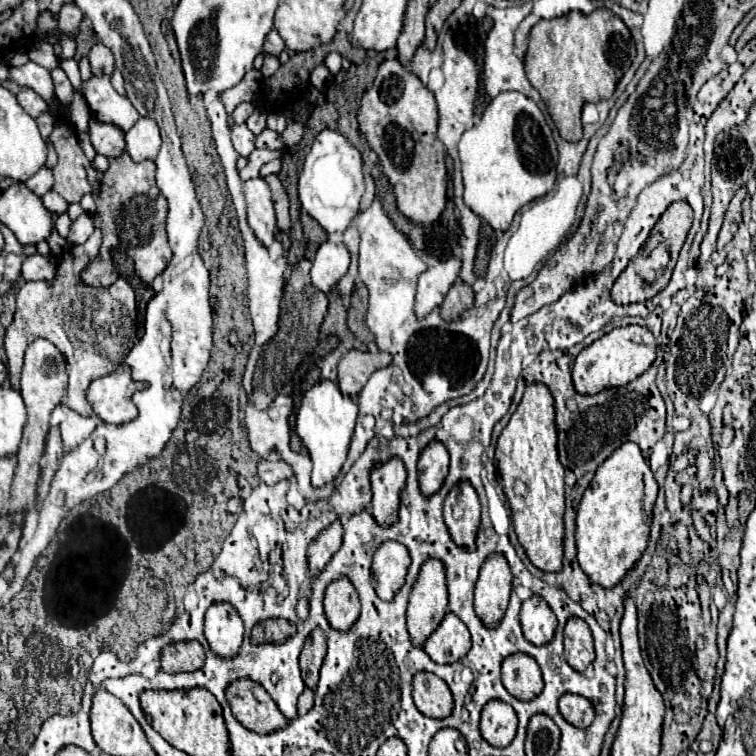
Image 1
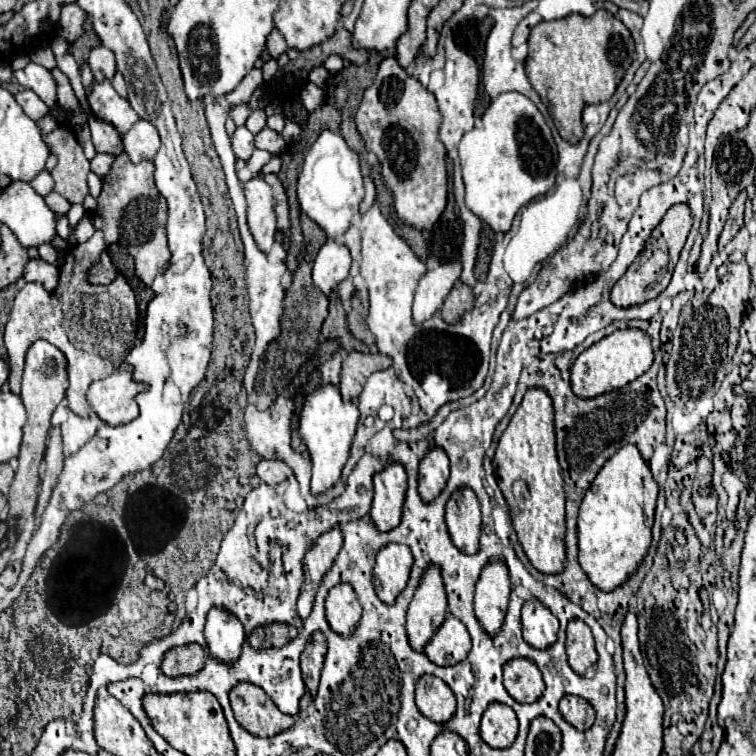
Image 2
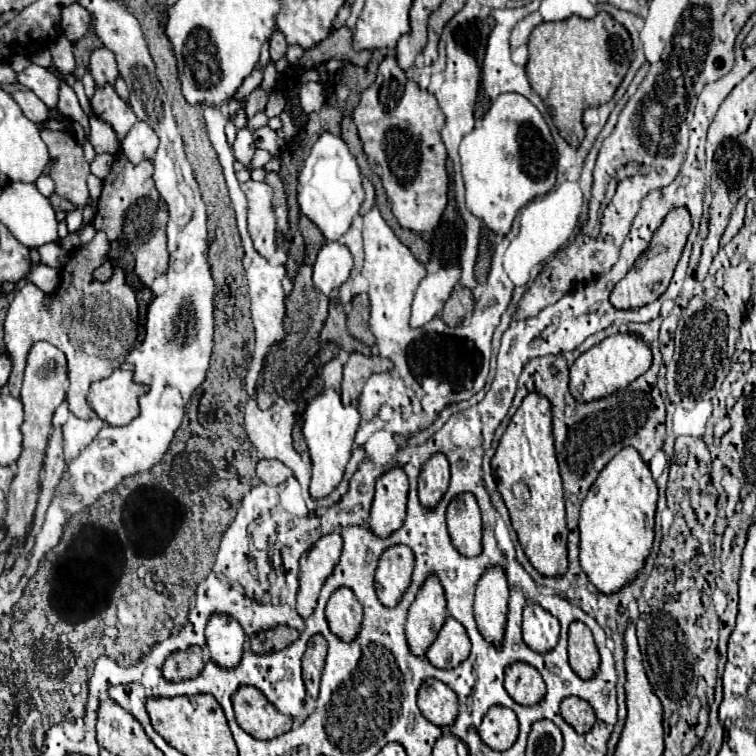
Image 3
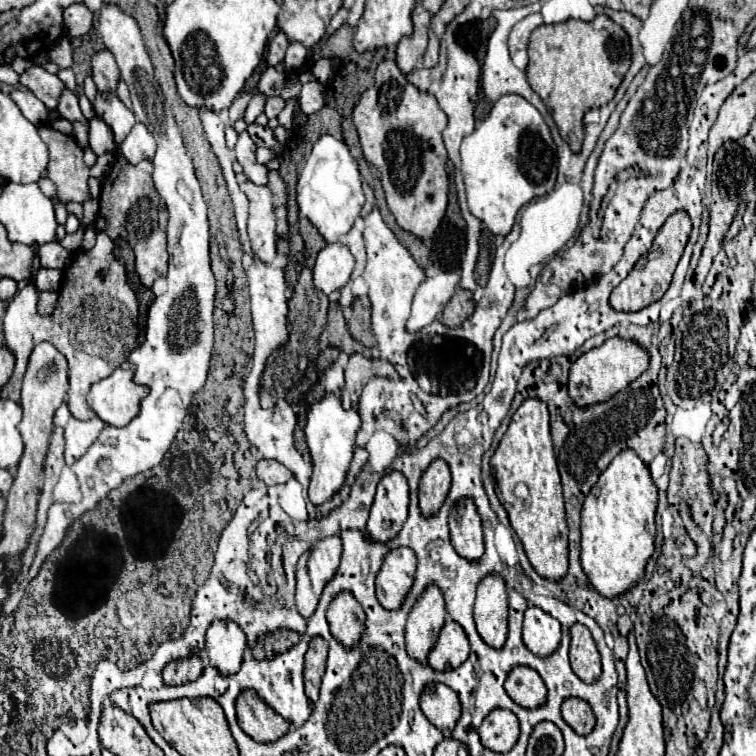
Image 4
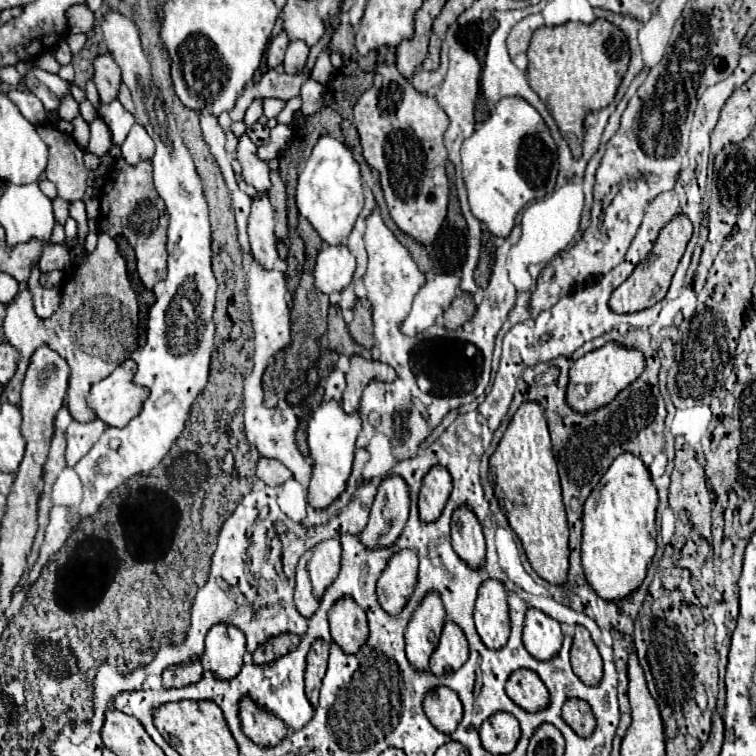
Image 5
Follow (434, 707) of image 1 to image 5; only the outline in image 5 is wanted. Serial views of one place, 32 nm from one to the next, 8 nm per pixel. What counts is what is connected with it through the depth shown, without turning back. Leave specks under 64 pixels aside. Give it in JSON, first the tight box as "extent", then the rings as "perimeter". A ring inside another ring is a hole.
{"extent":[424,686,464,734],"perimeter":[[[444,686],[432,690],[426,696],[424,712],[428,720],[444,734],[452,734],[464,716],[464,708],[458,694]]]}

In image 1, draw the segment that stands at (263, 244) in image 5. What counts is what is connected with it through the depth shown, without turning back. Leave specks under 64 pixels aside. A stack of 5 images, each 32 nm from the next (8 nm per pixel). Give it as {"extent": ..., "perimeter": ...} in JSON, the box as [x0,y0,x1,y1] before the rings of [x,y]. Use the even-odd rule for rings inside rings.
{"extent":[244,178,276,248],"perimeter":[[[252,178],[244,182],[244,194],[248,204],[248,226],[256,232],[256,238],[264,244],[264,248],[270,248],[276,232],[272,192],[264,178]]]}

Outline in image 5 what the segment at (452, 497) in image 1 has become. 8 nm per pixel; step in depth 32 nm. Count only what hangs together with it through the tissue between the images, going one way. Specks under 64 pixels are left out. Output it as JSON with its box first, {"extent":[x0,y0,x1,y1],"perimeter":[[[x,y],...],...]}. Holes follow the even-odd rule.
{"extent":[452,508,486,568],"perimeter":[[[458,508],[452,516],[452,548],[470,568],[484,566],[486,542],[482,528],[470,508]]]}

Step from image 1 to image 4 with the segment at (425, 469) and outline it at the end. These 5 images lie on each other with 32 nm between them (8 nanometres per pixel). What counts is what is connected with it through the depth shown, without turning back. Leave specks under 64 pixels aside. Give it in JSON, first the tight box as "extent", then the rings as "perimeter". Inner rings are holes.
{"extent":[420,460,450,516],"perimeter":[[[434,460],[428,470],[422,474],[420,480],[420,510],[422,516],[436,516],[436,512],[442,508],[450,484],[450,470],[446,462]]]}

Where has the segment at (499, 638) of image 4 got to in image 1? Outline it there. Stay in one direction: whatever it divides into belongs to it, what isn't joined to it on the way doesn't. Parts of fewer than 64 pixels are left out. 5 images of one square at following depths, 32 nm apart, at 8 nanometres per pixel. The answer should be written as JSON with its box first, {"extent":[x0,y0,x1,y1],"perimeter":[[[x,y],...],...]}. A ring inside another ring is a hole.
{"extent":[474,554,512,628],"perimeter":[[[492,554],[480,568],[480,578],[476,582],[474,610],[486,628],[496,628],[504,618],[508,608],[508,598],[512,592],[512,574],[506,558],[502,554]]]}

